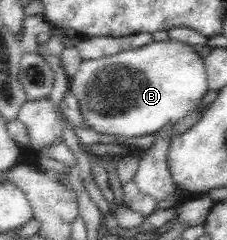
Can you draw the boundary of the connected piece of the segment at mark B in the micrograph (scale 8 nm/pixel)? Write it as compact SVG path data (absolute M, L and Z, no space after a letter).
M170 39L158 42L152 40L146 46L124 50L103 58L86 58L76 71L67 77L66 86L76 97L85 127L102 135L120 137L141 137L152 134L158 128L170 124L172 120L182 120L198 106L201 94L208 90L203 54L198 54L190 45Z

